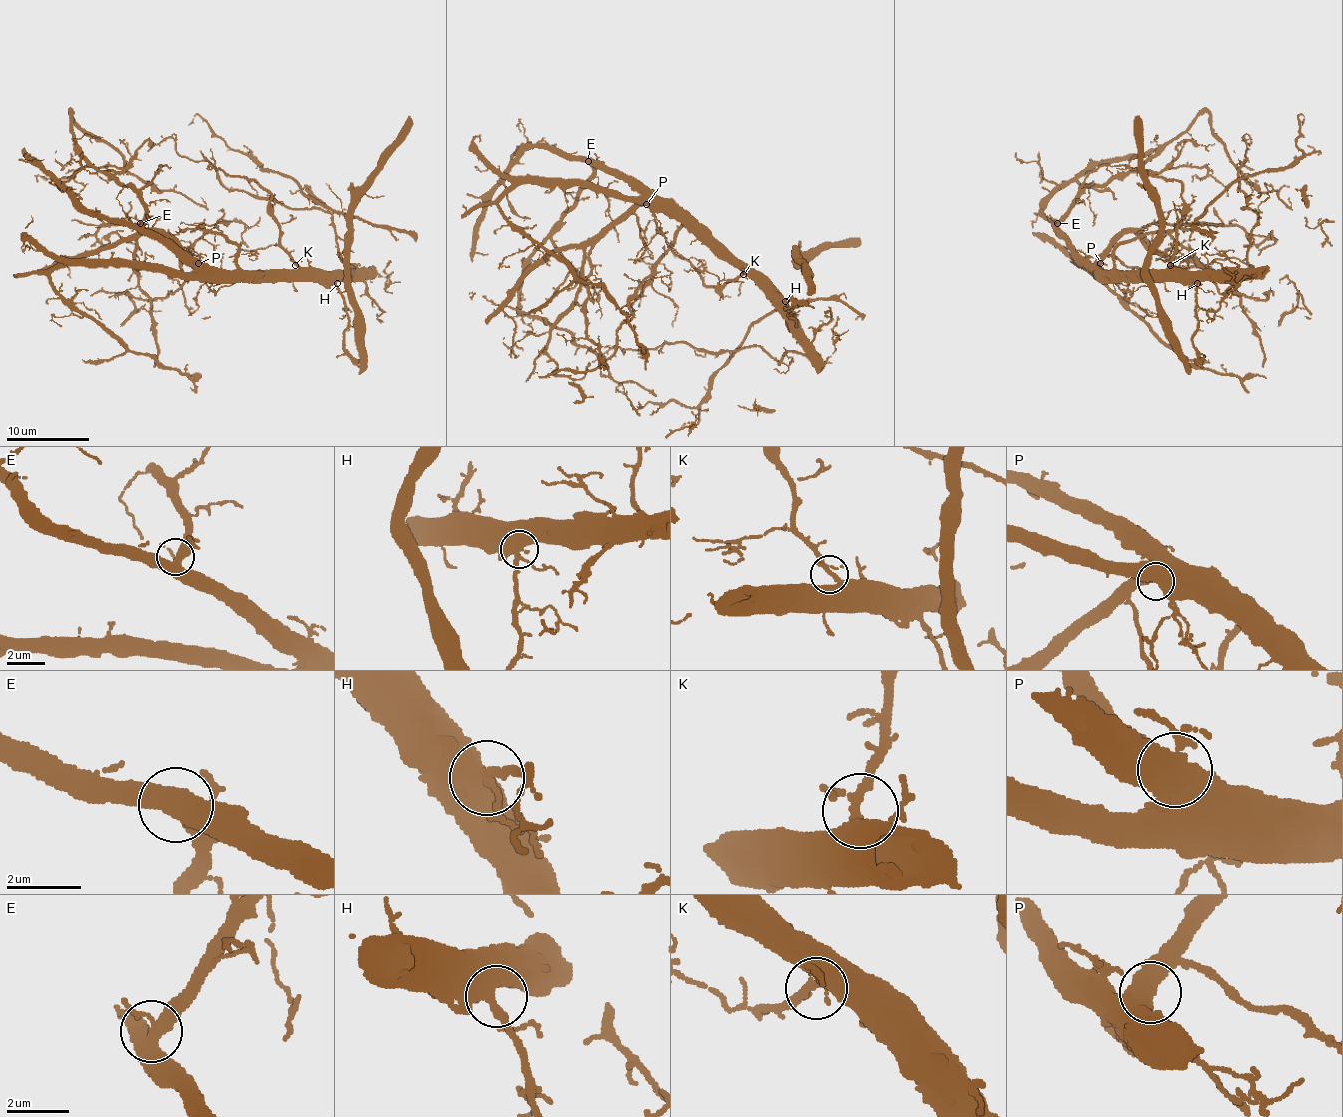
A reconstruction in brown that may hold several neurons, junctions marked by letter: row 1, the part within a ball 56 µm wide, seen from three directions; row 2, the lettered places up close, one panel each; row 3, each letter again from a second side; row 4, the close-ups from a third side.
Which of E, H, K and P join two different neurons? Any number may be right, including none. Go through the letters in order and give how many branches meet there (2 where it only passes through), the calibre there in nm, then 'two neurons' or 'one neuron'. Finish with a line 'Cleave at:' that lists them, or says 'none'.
E: 4 branches meet; 400 nm thick; one neuron
H: 3 branches meet; 400 nm thick; one neuron
K: 4 branches meet; 240 nm thick; one neuron
P: 2 branches meet; 550 nm thick; one neuron
Cleave at: none

